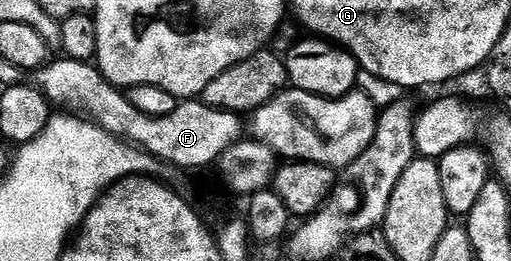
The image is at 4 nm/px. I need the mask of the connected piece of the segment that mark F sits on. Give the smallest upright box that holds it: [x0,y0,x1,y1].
[31,57,242,169]

